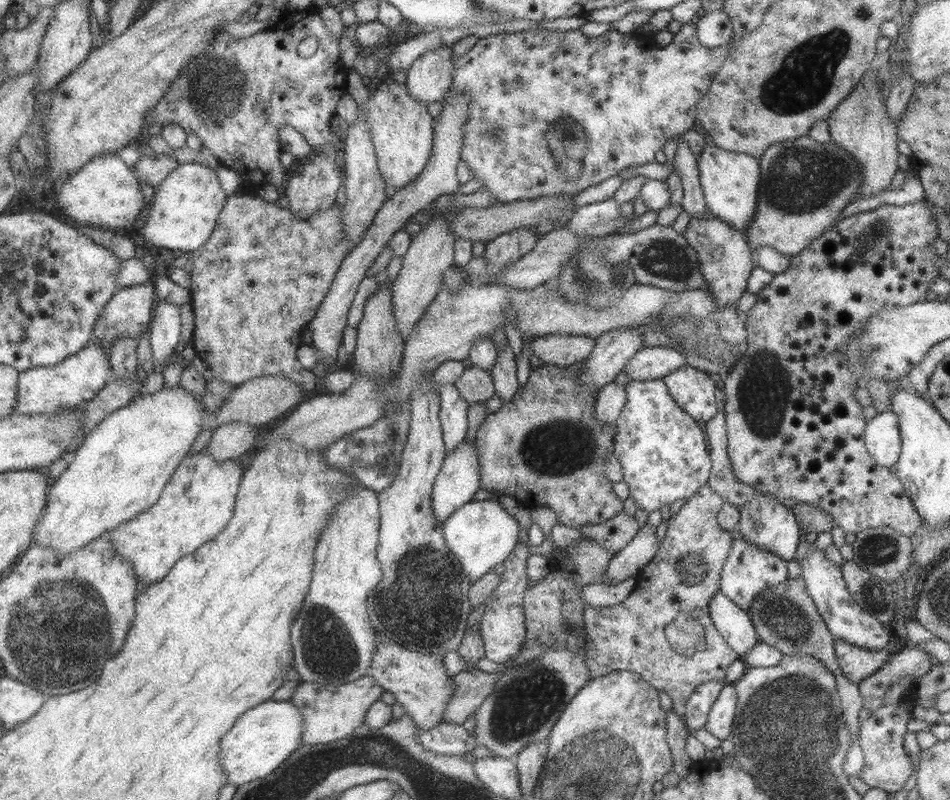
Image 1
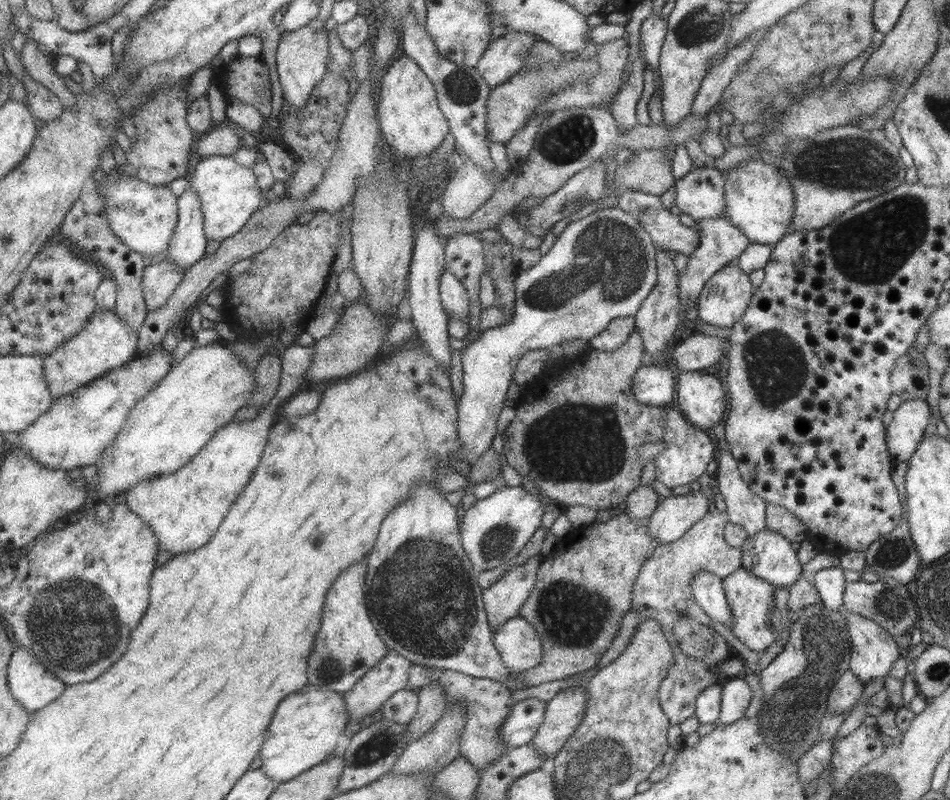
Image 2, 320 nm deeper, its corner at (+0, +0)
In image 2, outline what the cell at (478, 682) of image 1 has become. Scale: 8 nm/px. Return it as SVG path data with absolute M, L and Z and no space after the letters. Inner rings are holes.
M623 511L614 517L607 517L606 522L595 520L576 529L571 528L567 535L557 540L555 547L542 560L534 590L525 599L518 613L518 617L523 617L534 625L535 632L542 640L542 659L537 666L512 674L510 677L514 681L521 681L524 686L535 686L541 682L583 673L599 661L613 642L621 618L631 609L633 585L641 565L659 544L658 540L648 535L649 519L650 516L633 520L629 513Z

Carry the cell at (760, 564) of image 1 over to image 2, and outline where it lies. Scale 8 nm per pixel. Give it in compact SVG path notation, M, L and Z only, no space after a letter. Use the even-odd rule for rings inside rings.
M741 566L735 572L722 578L722 587L732 615L728 622L729 630L749 650L753 650L753 652L770 652L775 638L766 620L769 612L773 610L773 591L775 587L765 580L761 580L758 576L753 576Z

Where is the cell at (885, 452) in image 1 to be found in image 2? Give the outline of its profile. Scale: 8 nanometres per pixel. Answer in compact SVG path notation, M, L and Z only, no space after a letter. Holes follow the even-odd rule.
M907 400L893 412L892 422L886 428L886 445L894 462L911 458L923 430L928 423L930 408L924 400Z

